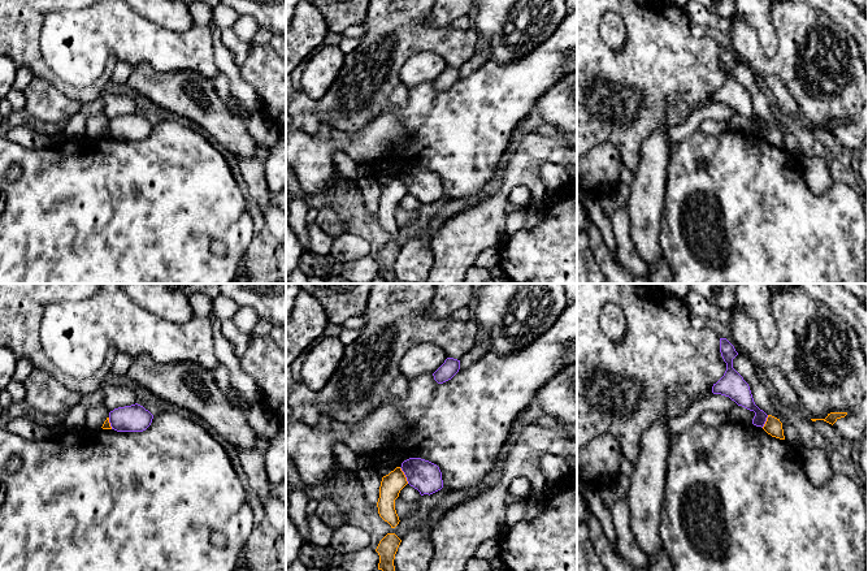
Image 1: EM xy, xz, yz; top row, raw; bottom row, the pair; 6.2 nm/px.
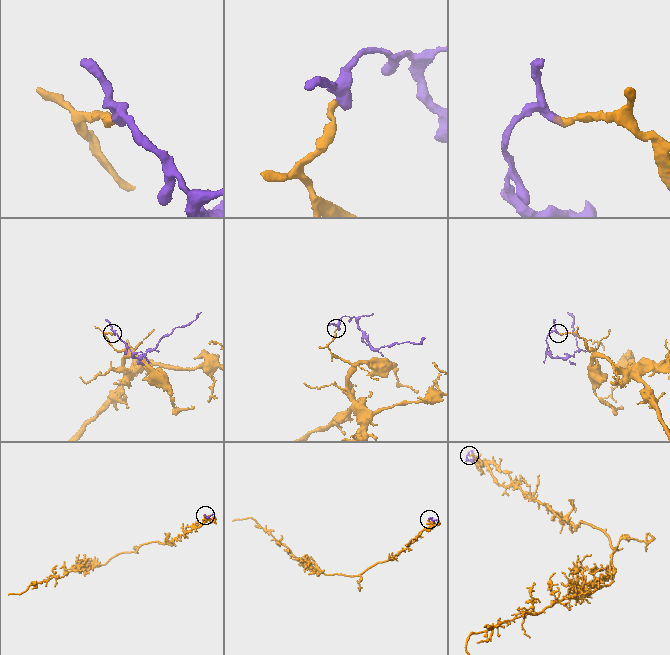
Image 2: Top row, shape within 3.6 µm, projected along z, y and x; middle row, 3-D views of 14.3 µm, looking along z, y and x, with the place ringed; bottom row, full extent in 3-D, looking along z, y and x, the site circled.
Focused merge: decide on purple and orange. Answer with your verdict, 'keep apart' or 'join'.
keep apart

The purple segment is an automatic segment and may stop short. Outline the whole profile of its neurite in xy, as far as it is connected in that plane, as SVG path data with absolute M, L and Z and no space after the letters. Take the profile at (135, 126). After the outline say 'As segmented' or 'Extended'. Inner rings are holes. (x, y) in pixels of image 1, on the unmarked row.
M138 112L109 121L110 135L117 140L143 140L151 134L152 127L153 124Z. As segmented

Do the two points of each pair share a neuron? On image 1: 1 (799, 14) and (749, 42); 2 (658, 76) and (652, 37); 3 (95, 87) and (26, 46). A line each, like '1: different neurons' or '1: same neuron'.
1: same neuron
2: same neuron
3: same neuron

